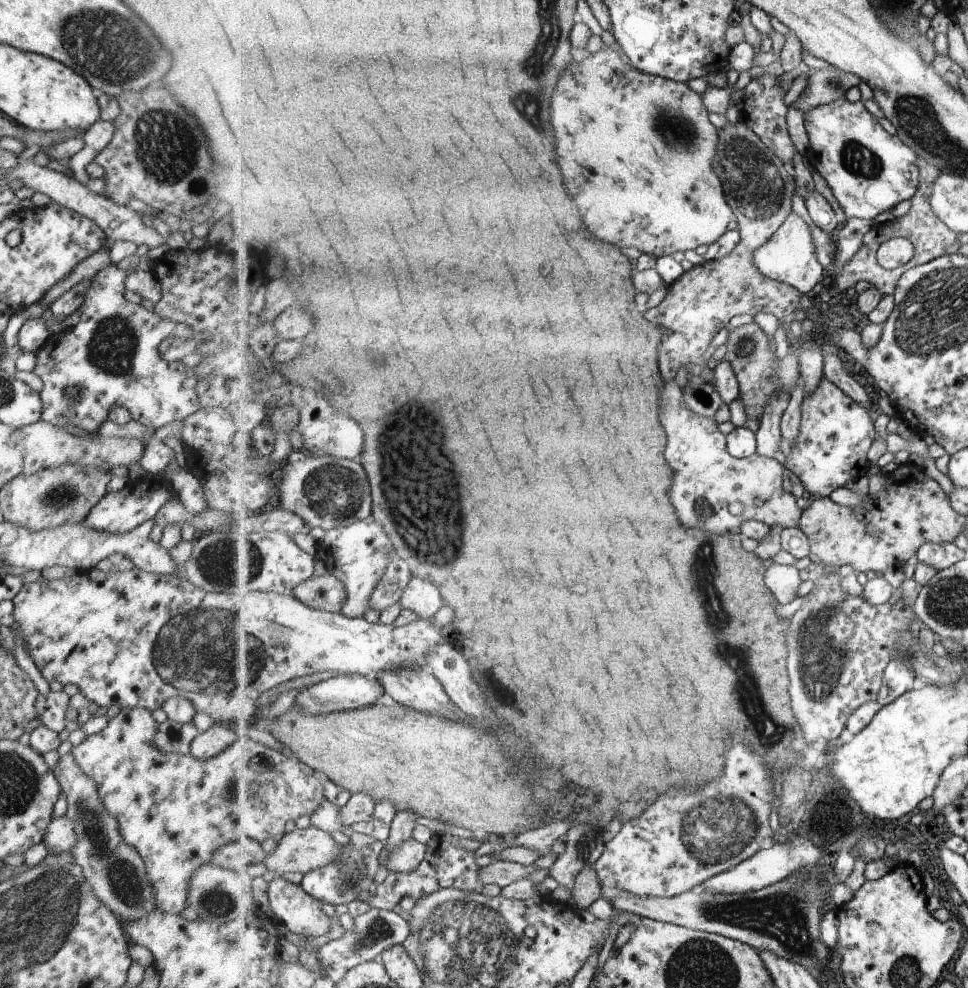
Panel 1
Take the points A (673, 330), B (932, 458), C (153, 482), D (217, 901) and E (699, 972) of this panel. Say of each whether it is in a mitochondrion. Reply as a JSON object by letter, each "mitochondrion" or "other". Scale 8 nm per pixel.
{"A":"other","B":"other","C":"other","D":"mitochondrion","E":"mitochondrion"}

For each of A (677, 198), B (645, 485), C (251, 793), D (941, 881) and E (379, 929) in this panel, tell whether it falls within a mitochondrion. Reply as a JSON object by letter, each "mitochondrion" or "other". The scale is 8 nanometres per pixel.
{"A":"other","B":"other","C":"mitochondrion","D":"other","E":"mitochondrion"}

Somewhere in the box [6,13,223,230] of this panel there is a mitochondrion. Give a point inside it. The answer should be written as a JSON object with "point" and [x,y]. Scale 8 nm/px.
{"point":[166,147]}

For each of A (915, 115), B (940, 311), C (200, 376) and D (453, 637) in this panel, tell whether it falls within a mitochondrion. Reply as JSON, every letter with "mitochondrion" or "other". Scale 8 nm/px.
{"A":"mitochondrion","B":"mitochondrion","C":"other","D":"other"}

